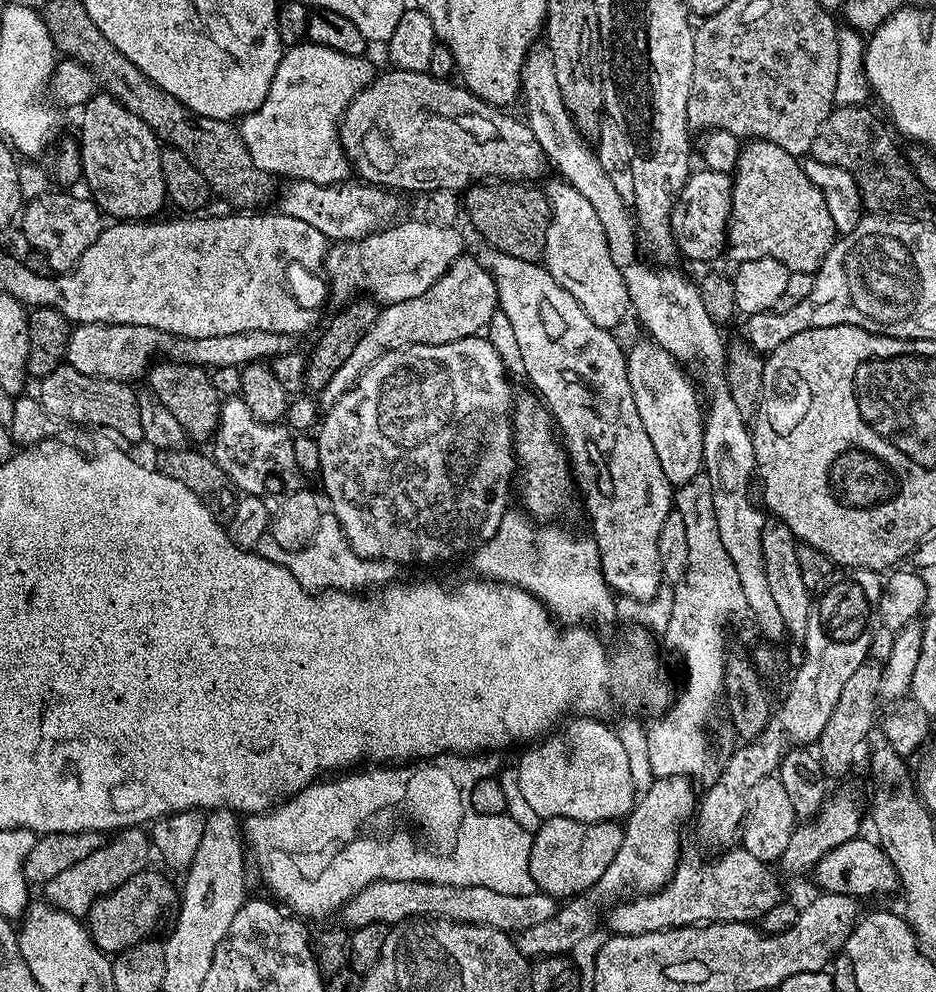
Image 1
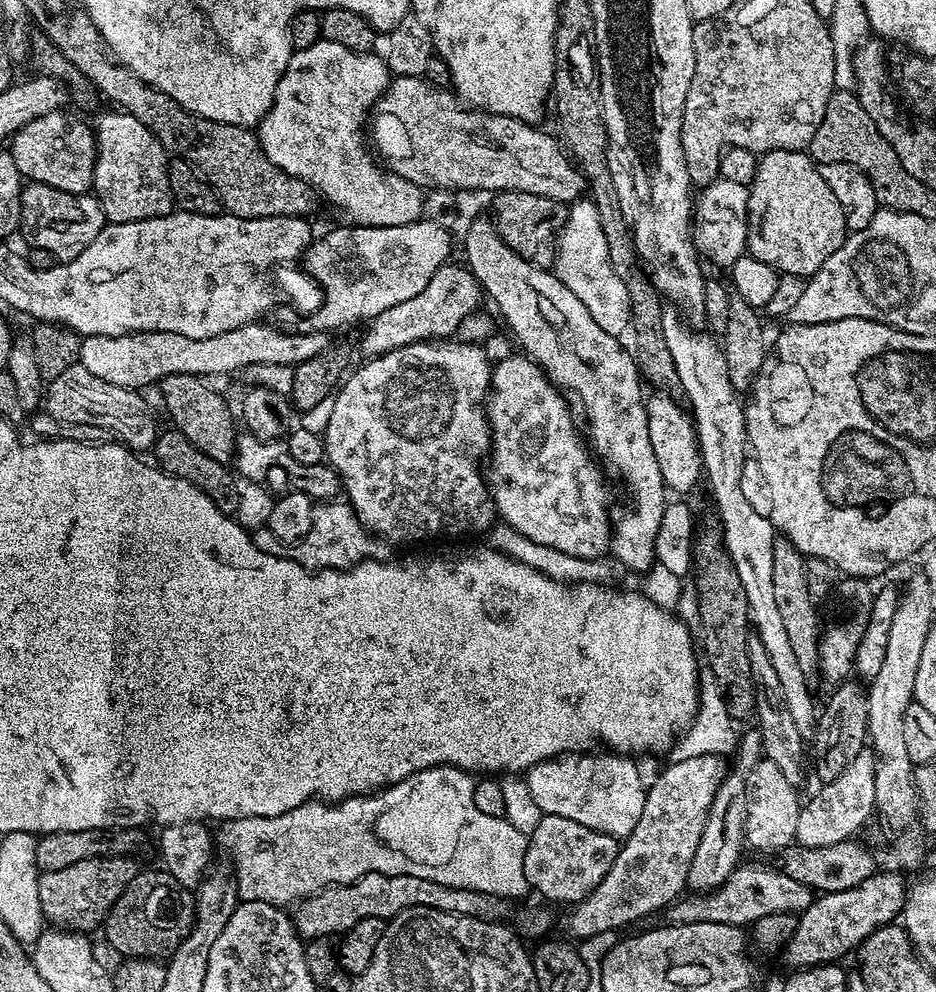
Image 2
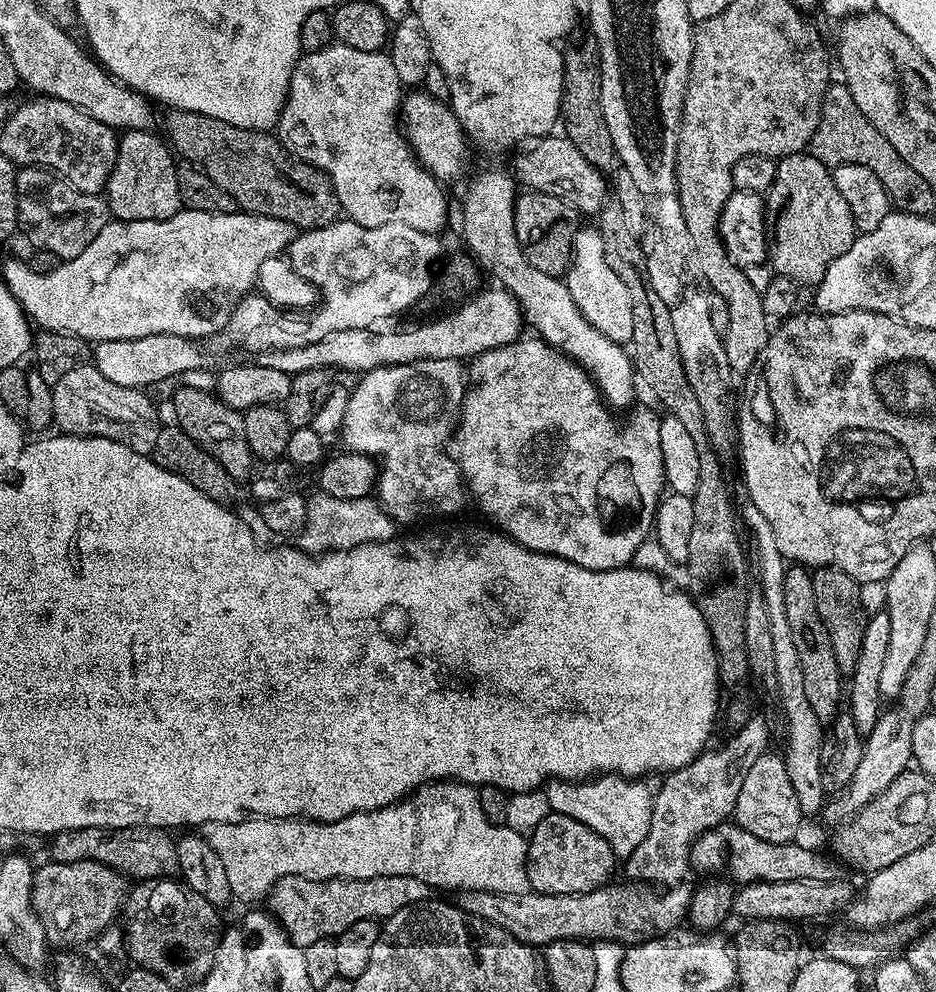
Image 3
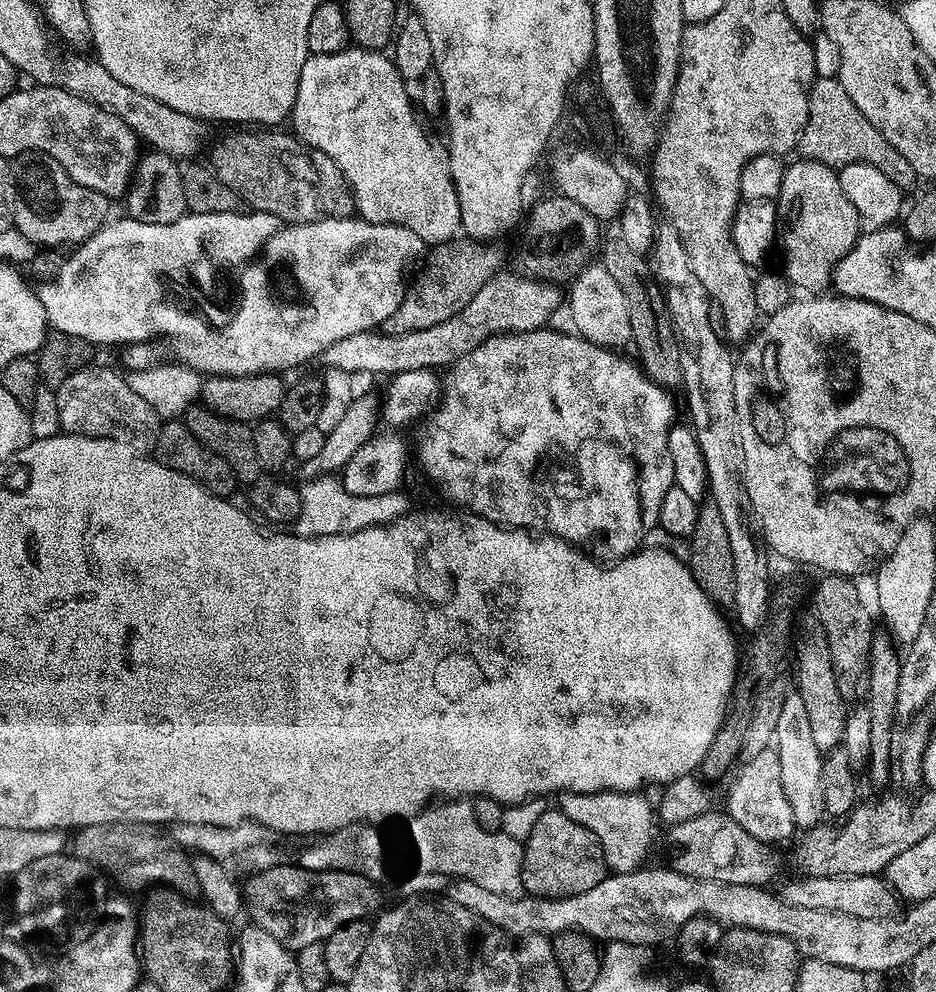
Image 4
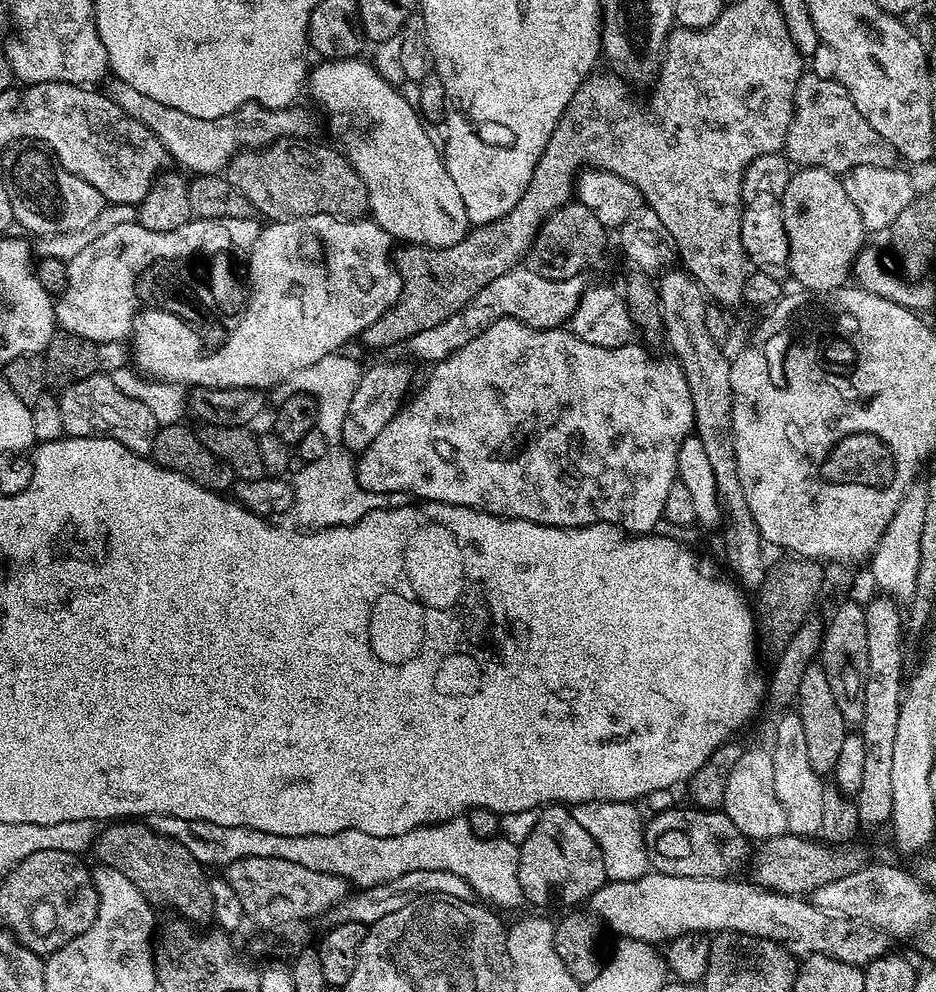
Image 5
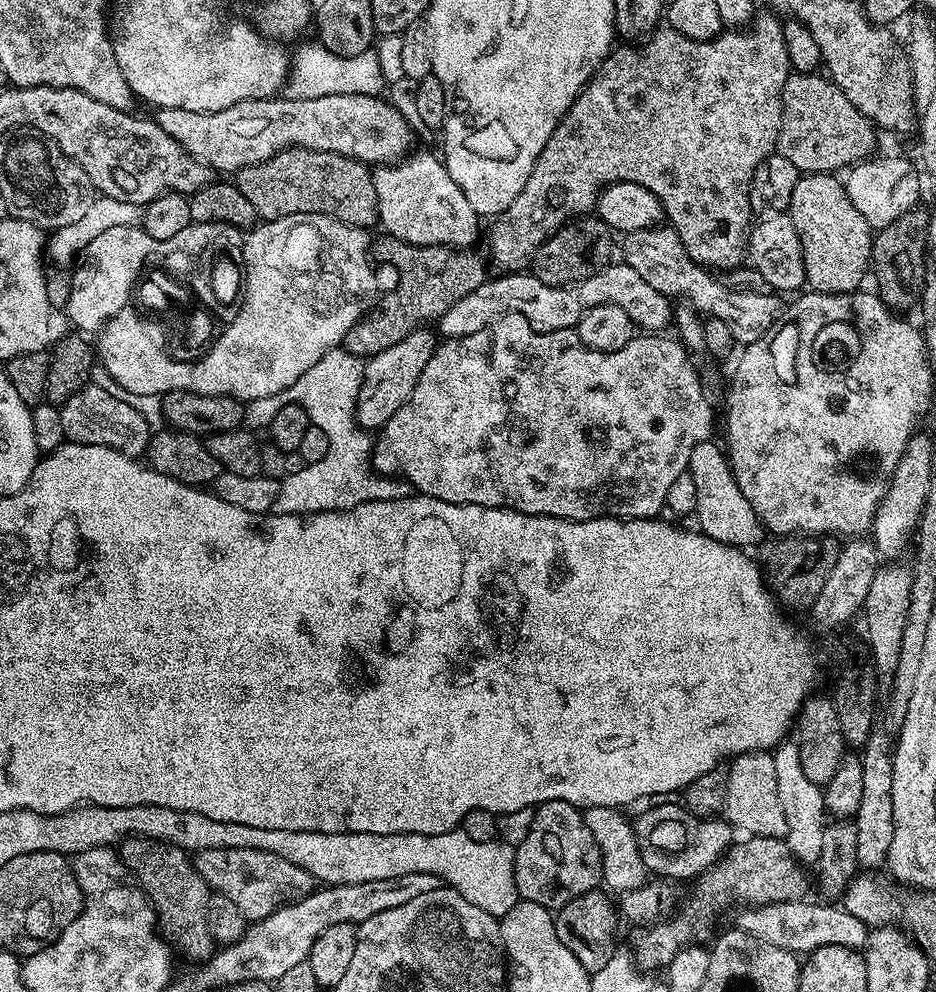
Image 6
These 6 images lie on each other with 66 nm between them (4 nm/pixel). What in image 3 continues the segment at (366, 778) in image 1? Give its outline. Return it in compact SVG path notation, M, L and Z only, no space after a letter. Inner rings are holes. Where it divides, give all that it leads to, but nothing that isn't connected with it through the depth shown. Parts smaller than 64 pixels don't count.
M438 780L431 784L422 784L410 796L404 797L397 804L391 804L385 808L378 810L370 810L369 812L355 812L346 818L336 820L333 824L323 824L317 820L270 820L267 818L249 818L240 820L236 824L234 822L210 822L209 824L199 825L199 835L204 837L206 842L210 842L210 847L214 850L214 854L218 854L218 859L222 861L222 866L226 866L226 878L230 878L230 886L232 887L233 901L248 904L244 906L252 906L255 900L263 901L268 893L272 891L276 881L284 876L301 876L302 878L310 878L311 880L361 880L362 878L378 878L379 876L413 876L422 882L426 882L433 889L436 888L452 888L451 890L463 890L465 892L473 892L474 890L486 890L487 892L497 892L498 894L526 894L530 890L530 878L528 877L528 846L525 838L532 835L534 829L537 828L539 822L551 812L549 799L543 789L532 789L526 792L513 793L507 802L505 826L492 824L486 814L482 814L482 806L480 805L479 791L473 785L461 784L459 780Z

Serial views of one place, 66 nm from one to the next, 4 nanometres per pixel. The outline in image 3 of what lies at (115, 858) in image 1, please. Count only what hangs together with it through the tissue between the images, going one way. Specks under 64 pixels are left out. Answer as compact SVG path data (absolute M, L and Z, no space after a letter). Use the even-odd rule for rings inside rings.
M83 860L82 862L45 862L44 865L37 867L32 874L32 908L38 914L38 918L44 927L44 933L48 939L48 944L54 946L57 944L57 949L60 950L76 950L79 949L79 944L84 944L87 940L95 941L101 932L104 932L113 923L112 920L121 915L122 905L126 899L126 880L119 872L116 872L110 866L99 864L98 862L90 862Z

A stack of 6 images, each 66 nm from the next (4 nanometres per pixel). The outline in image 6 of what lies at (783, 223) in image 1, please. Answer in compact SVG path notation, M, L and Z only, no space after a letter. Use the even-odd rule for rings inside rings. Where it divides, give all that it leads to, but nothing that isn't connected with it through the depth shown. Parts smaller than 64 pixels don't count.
M827 172L801 175L794 194L790 194L786 214L794 222L794 230L798 230L807 287L830 294L857 291L863 285L860 283L864 275L867 277L870 272L874 229L850 202L841 177Z

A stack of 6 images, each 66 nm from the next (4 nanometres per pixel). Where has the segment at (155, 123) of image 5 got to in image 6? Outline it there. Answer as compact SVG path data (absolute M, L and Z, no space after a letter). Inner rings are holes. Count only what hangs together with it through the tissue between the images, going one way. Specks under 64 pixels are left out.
M330 94L309 100L269 98L267 100L243 100L234 102L226 110L199 112L198 110L178 110L177 108L157 108L154 112L156 124L174 138L194 158L206 162L215 173L235 174L241 168L261 164L287 148L309 148L349 156L361 160L369 166L383 166L409 155L412 132L400 112L392 104L387 104L380 96L366 94Z

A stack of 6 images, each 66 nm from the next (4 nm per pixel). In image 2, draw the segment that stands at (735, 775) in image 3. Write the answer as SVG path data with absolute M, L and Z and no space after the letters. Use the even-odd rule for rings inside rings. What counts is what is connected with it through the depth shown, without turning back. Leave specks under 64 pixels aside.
M702 756L673 759L669 768L661 767L658 780L646 790L642 818L638 818L638 826L631 834L623 837L610 874L569 911L572 913L564 924L565 937L581 942L602 931L622 930L659 908L667 909L688 888L688 871L702 830L706 830L708 812L726 775L724 762L724 756Z

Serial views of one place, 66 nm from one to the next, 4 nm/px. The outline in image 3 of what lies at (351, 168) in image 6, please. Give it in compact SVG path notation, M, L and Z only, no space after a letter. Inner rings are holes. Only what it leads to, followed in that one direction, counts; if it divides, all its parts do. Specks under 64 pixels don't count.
M168 108L165 113L162 128L164 124L173 153L196 165L207 179L227 192L239 211L285 220L297 230L321 228L341 215L336 191L326 173L289 156L271 131L246 130L181 108Z

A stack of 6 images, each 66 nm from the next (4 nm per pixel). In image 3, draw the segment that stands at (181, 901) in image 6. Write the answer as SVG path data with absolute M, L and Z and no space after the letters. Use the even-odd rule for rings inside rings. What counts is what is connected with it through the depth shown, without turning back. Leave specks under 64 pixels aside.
M135 824L125 828L86 826L78 830L62 830L51 837L48 852L51 862L98 862L110 866L132 882L172 878L178 872L176 840L165 829Z

